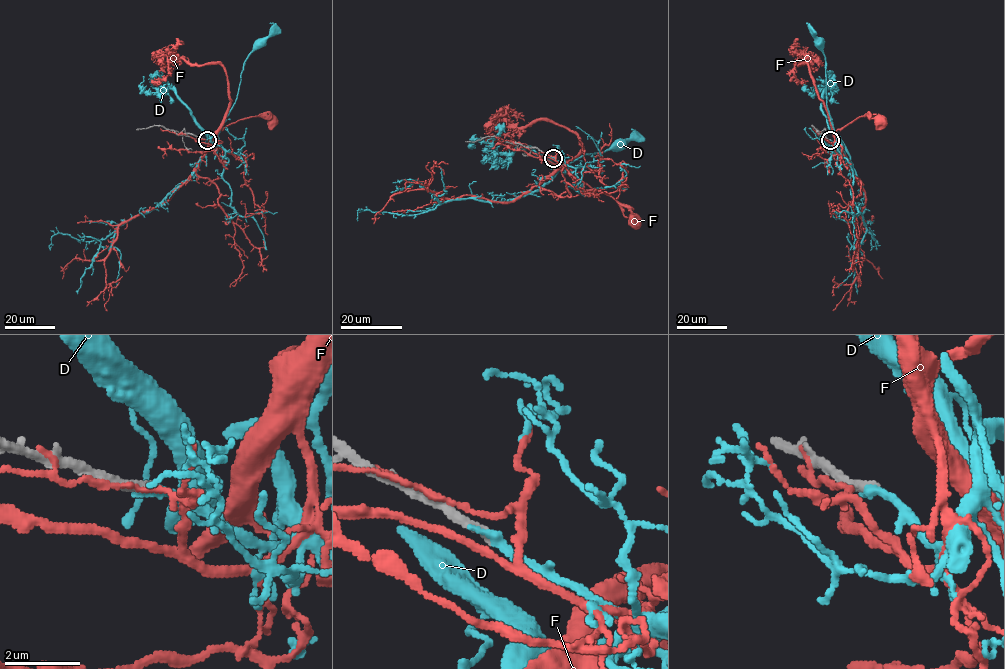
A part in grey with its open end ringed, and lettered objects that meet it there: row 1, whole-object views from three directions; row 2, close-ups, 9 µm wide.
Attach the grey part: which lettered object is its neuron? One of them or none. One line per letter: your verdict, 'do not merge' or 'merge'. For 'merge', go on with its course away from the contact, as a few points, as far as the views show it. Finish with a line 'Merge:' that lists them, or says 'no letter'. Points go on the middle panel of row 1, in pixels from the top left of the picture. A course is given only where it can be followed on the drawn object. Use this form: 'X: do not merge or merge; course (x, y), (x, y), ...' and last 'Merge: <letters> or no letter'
D: merge; course (553, 157), (566, 167), (583, 155), (619, 147)
F: do not merge
Merge: D

